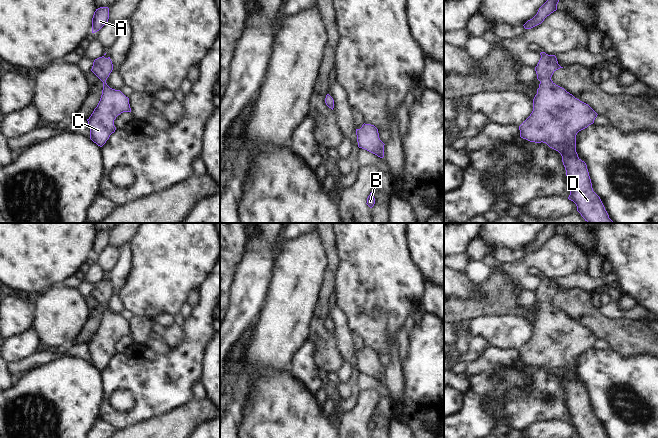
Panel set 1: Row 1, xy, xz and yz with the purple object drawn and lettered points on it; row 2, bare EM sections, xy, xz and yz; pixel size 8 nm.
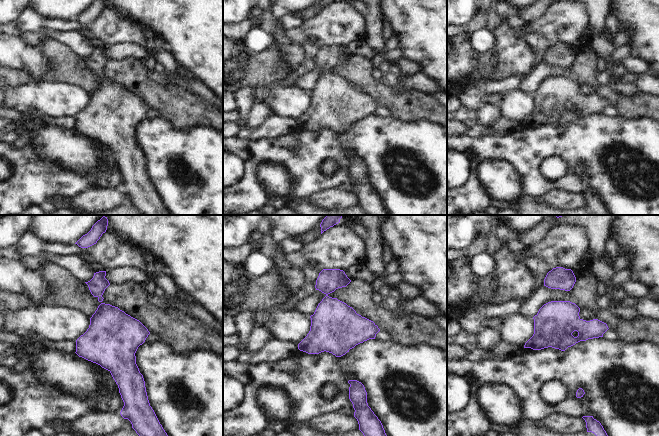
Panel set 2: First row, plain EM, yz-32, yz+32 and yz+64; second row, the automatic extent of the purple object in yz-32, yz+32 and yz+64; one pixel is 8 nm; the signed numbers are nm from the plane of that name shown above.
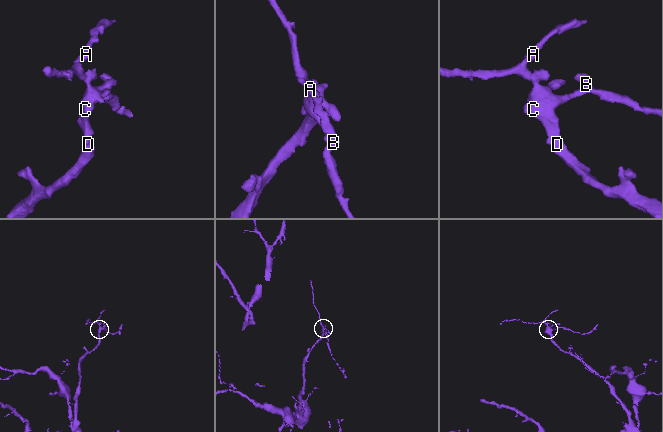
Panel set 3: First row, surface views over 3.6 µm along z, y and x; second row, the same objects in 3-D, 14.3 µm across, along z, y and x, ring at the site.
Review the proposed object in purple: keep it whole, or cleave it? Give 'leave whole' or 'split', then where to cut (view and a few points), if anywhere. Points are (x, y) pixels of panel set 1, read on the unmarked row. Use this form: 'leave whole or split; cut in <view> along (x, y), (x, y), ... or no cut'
leave whole; no cut

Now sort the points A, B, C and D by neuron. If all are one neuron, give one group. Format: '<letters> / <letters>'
A B C D

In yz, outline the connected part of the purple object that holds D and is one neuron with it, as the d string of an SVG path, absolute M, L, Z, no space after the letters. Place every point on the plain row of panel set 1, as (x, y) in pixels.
M545 276L540 279L535 291L540 308L532 337L519 350L520 361L546 367L561 378L570 412L568 423L576 428L580 438L608 438L593 415L586 387L576 376L577 357L593 348L598 338L551 304L553 297L563 292L556 280Z

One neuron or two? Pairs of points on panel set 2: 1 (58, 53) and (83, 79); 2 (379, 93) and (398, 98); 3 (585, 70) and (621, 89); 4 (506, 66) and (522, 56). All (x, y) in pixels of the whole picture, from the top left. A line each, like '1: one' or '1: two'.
1: one
2: one
3: two
4: one

